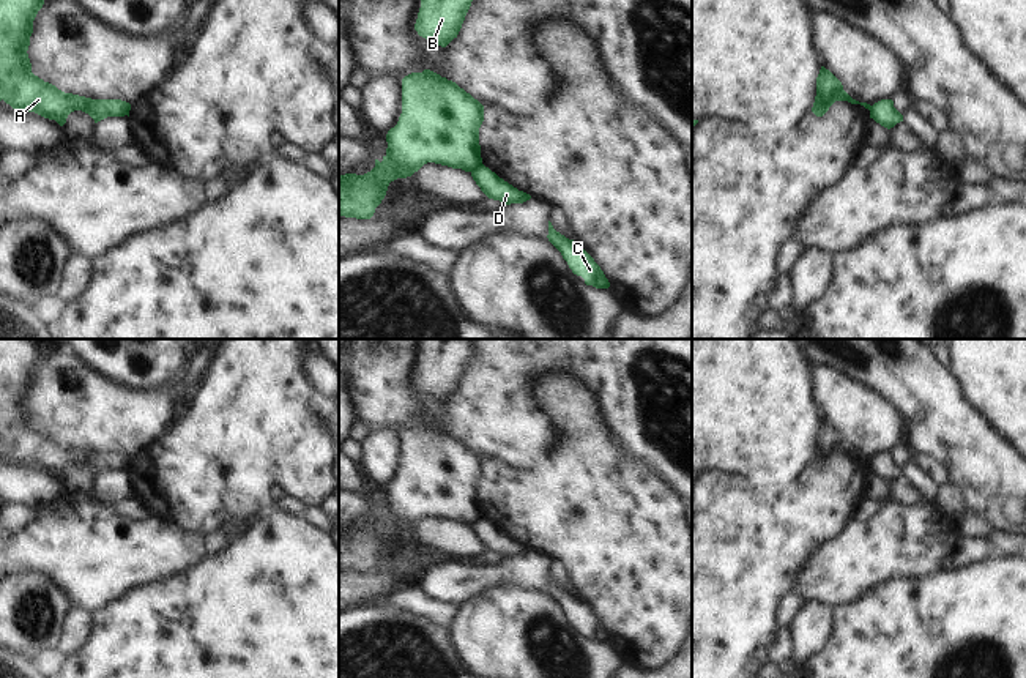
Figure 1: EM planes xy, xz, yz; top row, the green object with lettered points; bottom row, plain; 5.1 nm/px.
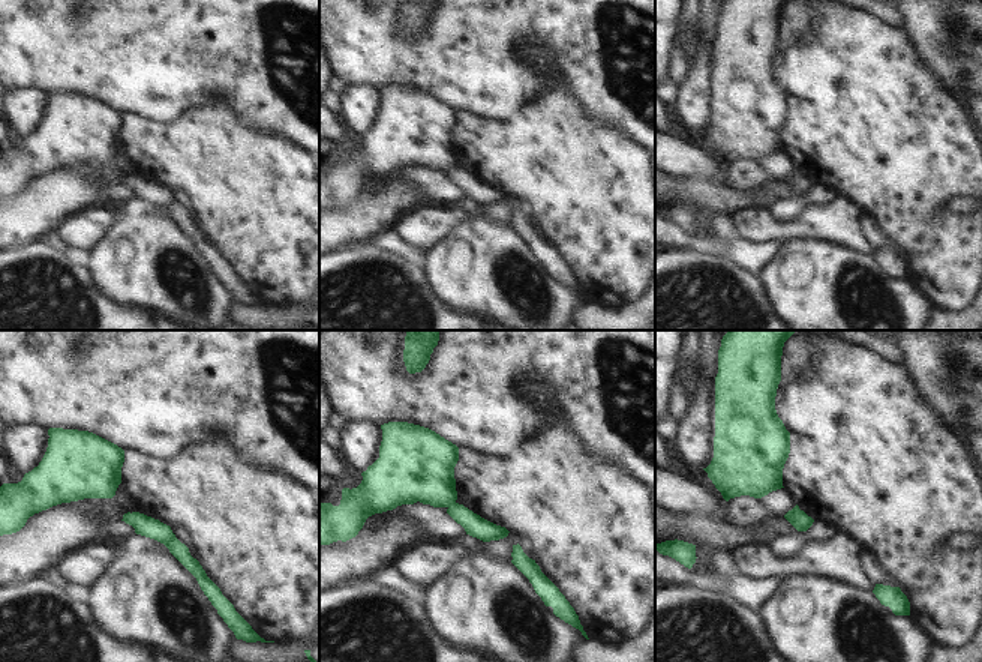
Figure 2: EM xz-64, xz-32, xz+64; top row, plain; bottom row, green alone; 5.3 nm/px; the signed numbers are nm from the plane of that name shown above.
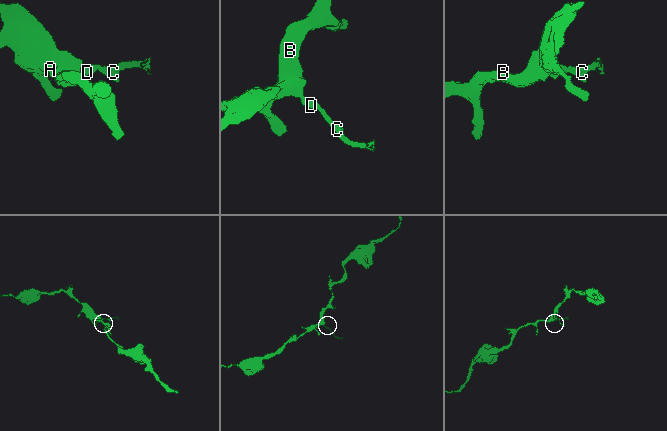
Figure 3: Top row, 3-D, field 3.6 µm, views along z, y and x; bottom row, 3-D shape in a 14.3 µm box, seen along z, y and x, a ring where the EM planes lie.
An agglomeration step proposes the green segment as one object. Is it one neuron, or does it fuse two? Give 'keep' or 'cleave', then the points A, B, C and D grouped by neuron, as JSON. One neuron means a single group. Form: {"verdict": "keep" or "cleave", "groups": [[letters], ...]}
{"verdict": "cleave", "groups": [["A", "B"], ["C", "D"]]}

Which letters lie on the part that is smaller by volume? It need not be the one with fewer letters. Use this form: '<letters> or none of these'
C, D

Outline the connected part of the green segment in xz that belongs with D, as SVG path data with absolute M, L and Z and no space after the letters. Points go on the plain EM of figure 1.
M479 517L478 522L471 525L471 530L489 552L500 553L504 560L523 557L531 552L530 547L519 544L484 517Z

